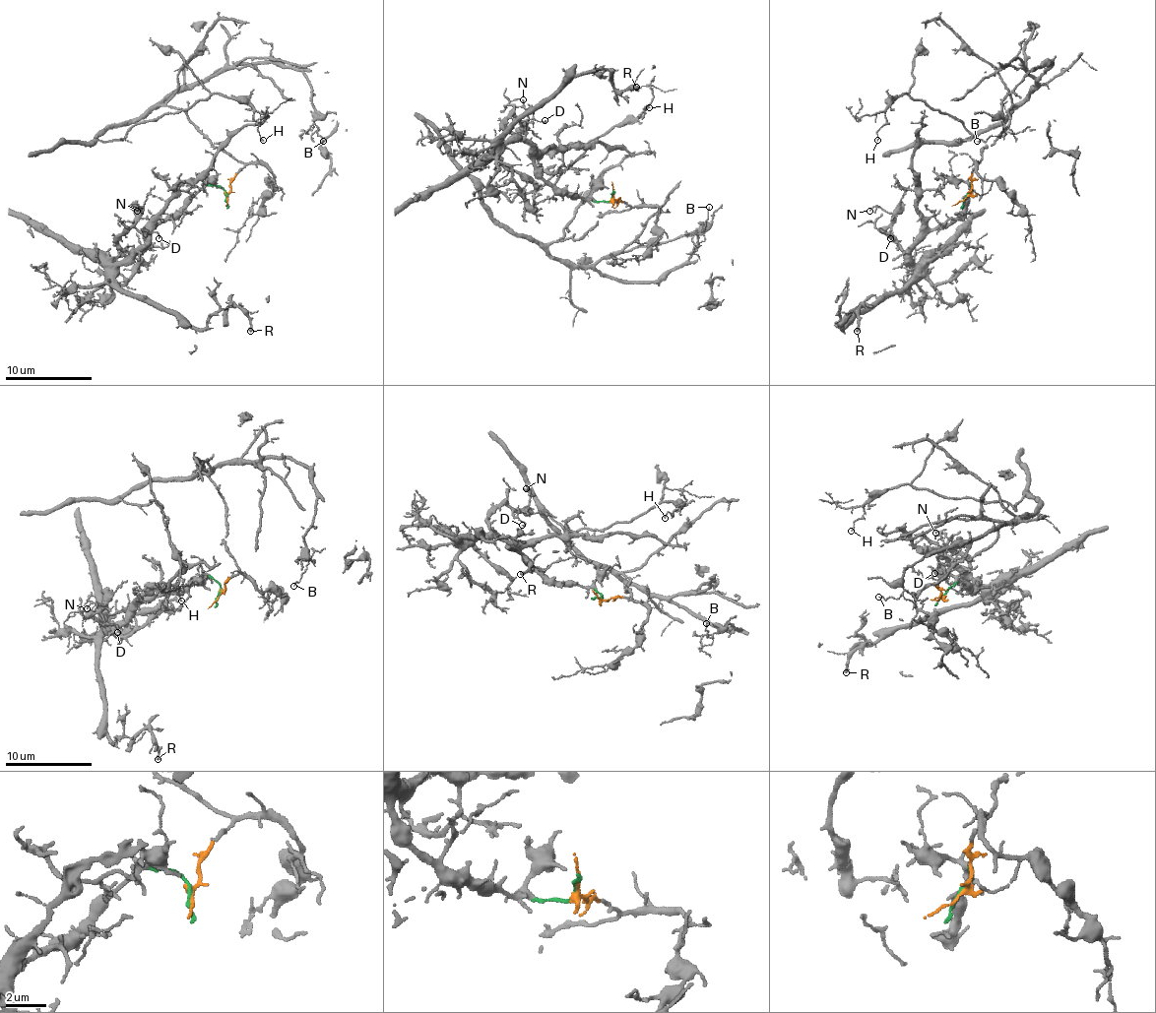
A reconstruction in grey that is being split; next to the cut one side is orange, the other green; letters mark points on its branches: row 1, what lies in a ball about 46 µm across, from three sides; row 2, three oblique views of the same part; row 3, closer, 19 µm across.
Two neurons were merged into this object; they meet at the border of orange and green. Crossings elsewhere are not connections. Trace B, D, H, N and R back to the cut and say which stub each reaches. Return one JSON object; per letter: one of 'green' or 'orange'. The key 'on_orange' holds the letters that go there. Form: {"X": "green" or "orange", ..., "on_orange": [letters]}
{"B": "orange", "D": "green", "H": "orange", "N": "green", "R": "green", "on_orange": ["B", "H"]}

